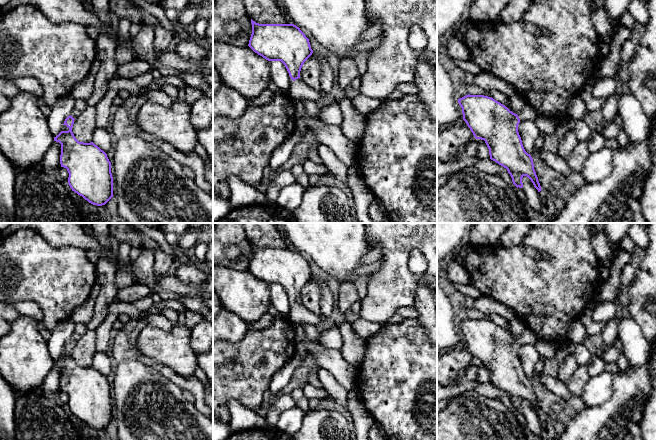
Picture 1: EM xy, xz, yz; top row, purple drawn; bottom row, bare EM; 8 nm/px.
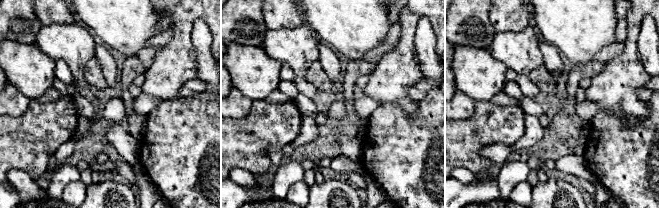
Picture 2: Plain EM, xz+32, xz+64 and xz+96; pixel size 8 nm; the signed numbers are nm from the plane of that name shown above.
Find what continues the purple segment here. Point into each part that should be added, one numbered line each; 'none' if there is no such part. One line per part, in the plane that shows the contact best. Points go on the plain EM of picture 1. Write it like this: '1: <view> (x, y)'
1: xz (298, 314)

